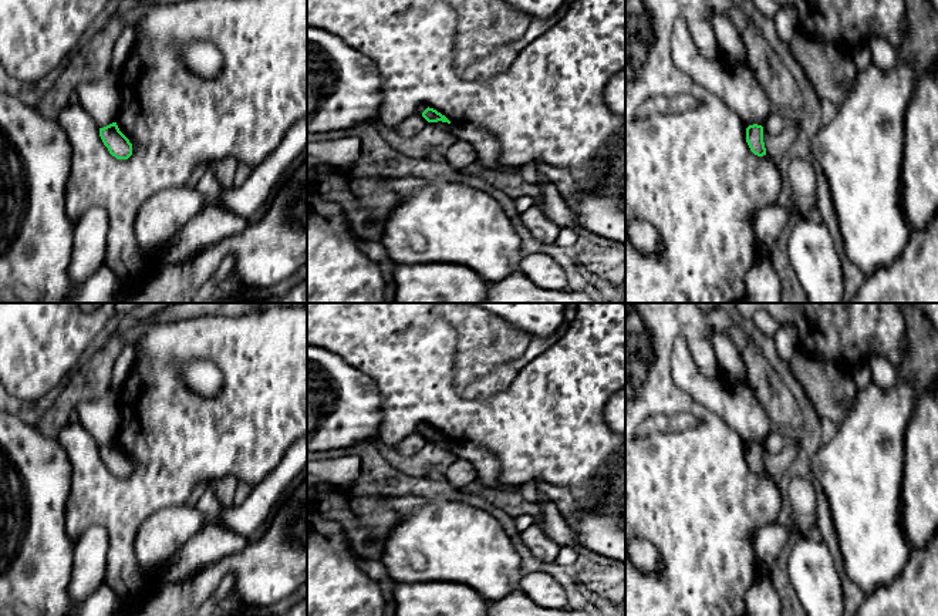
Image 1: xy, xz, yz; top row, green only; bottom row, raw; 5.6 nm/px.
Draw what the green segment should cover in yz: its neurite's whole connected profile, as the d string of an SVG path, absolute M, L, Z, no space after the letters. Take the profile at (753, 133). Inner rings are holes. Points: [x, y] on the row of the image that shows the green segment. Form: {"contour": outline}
{"contour": "M753 124L746 128L746 142L755 155L758 156L766 155L762 125Z"}

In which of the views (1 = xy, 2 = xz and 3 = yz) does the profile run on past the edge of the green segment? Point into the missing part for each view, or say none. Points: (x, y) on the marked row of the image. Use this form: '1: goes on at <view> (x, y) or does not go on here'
1: does not go on here
2: does not go on here
3: does not go on here

